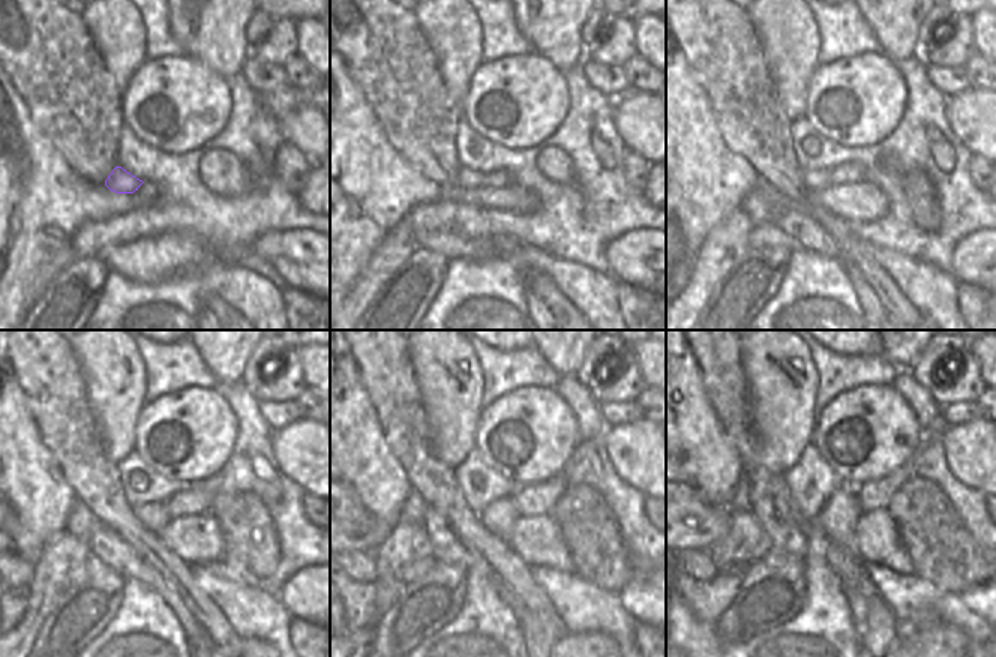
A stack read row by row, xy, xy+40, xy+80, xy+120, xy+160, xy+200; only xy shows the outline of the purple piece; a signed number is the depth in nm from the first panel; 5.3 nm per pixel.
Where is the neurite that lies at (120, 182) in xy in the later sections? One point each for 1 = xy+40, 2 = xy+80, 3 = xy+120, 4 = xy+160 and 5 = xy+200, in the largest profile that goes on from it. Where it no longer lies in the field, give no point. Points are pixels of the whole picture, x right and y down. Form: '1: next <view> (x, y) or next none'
1: next xy+40 (465, 177)
2: next xy+80 (813, 179)
3: next xy+120 (153, 515)
4: next xy+160 (500, 516)
5: next xy+200 (840, 512)

